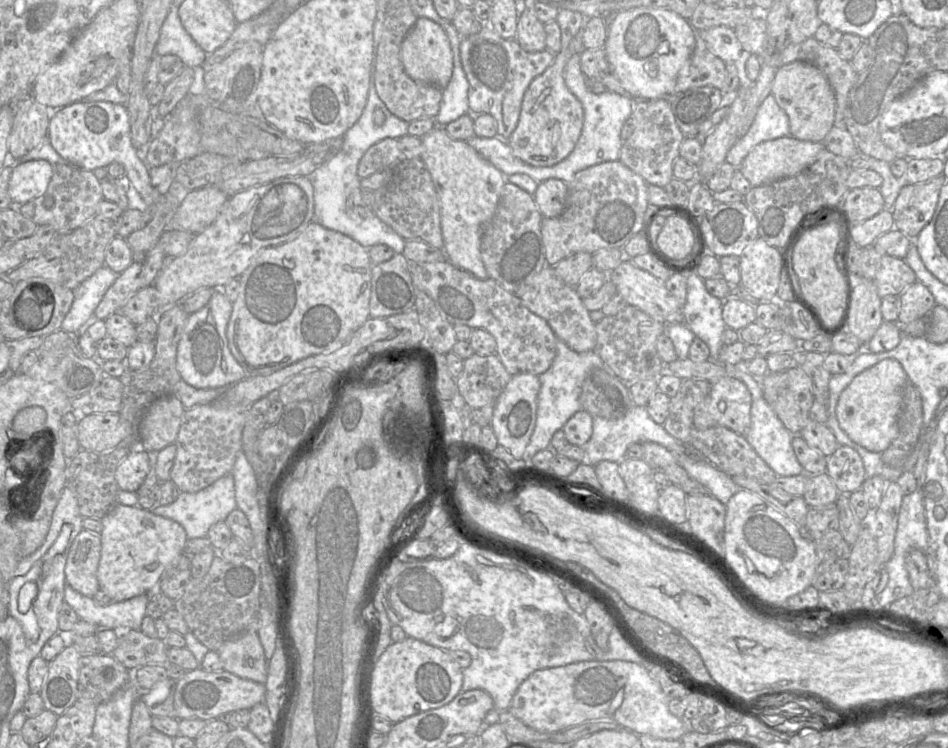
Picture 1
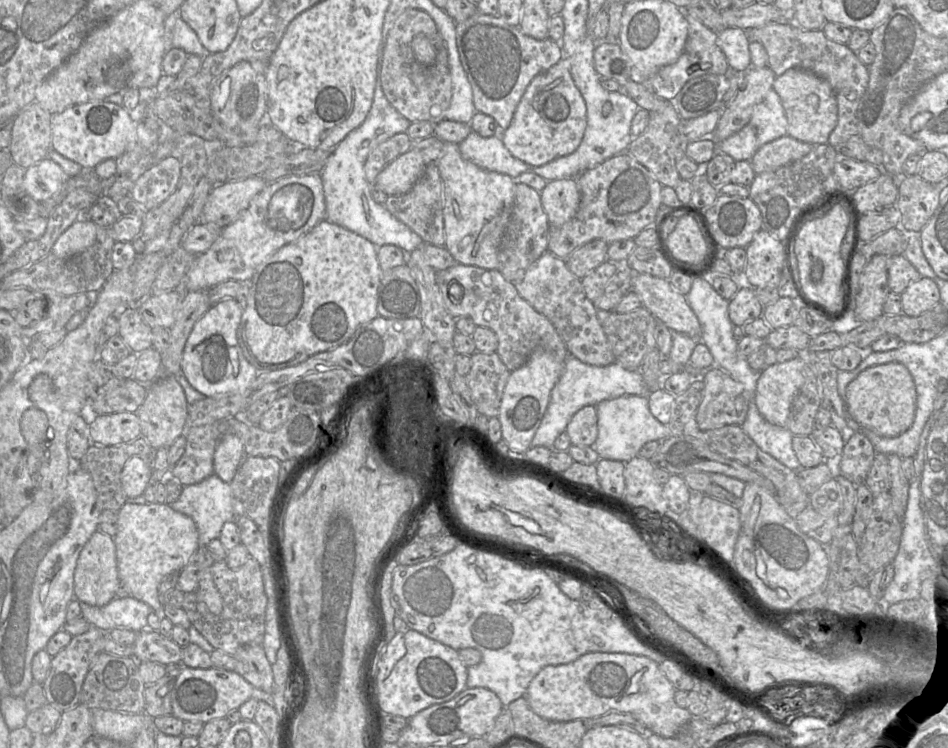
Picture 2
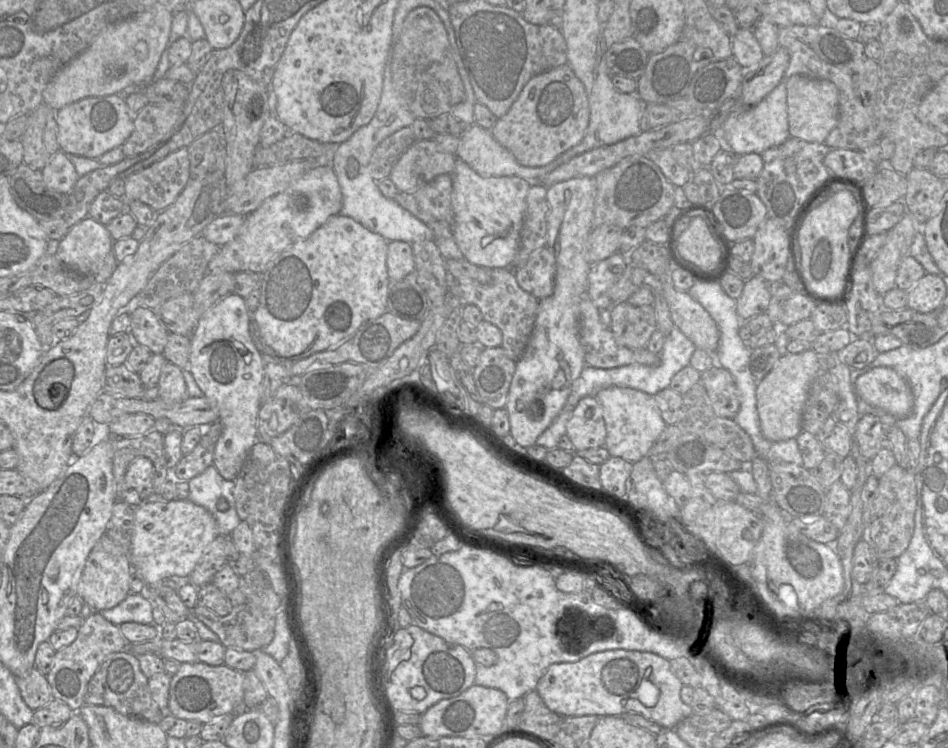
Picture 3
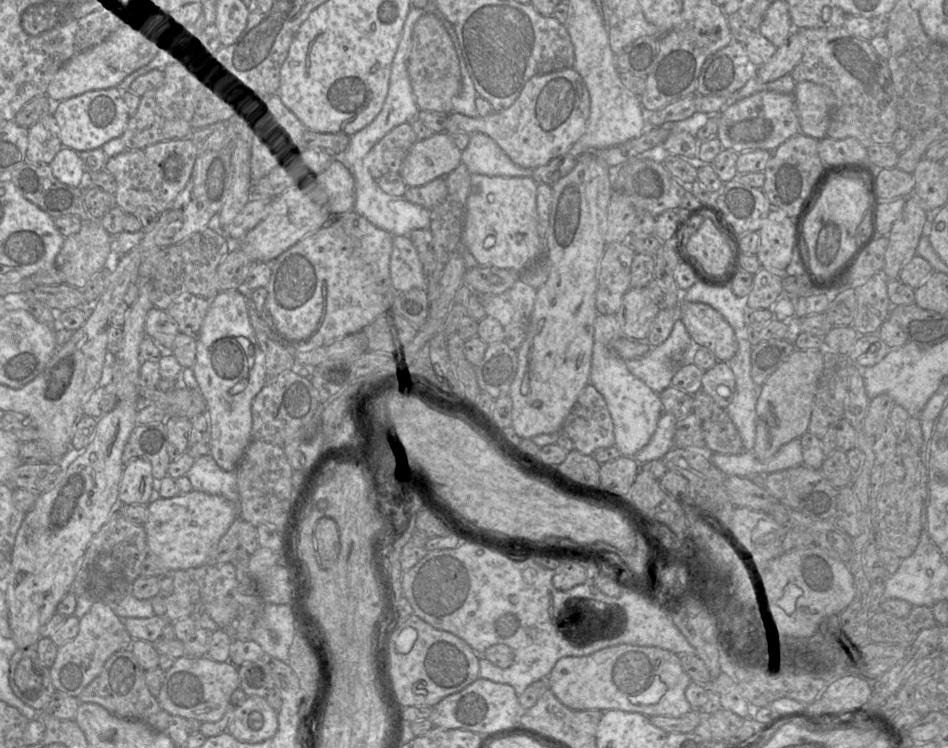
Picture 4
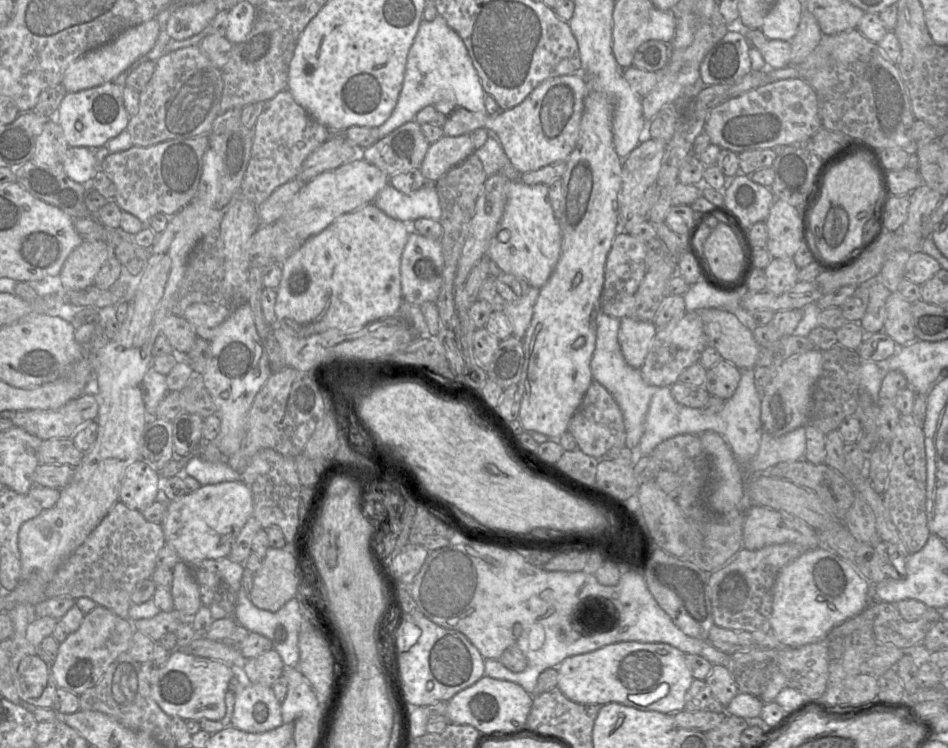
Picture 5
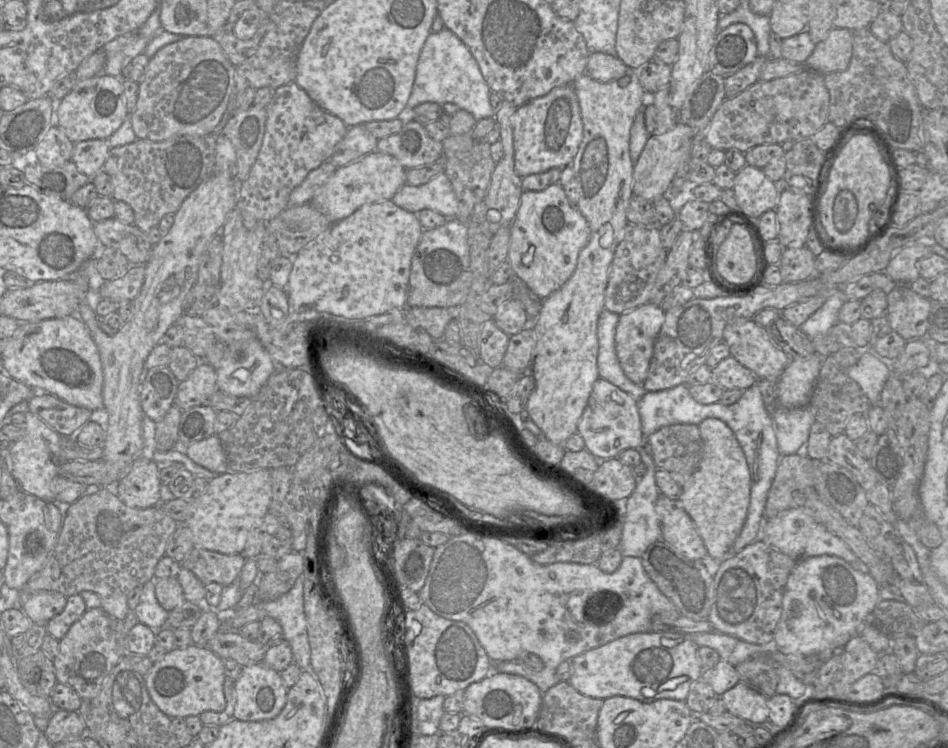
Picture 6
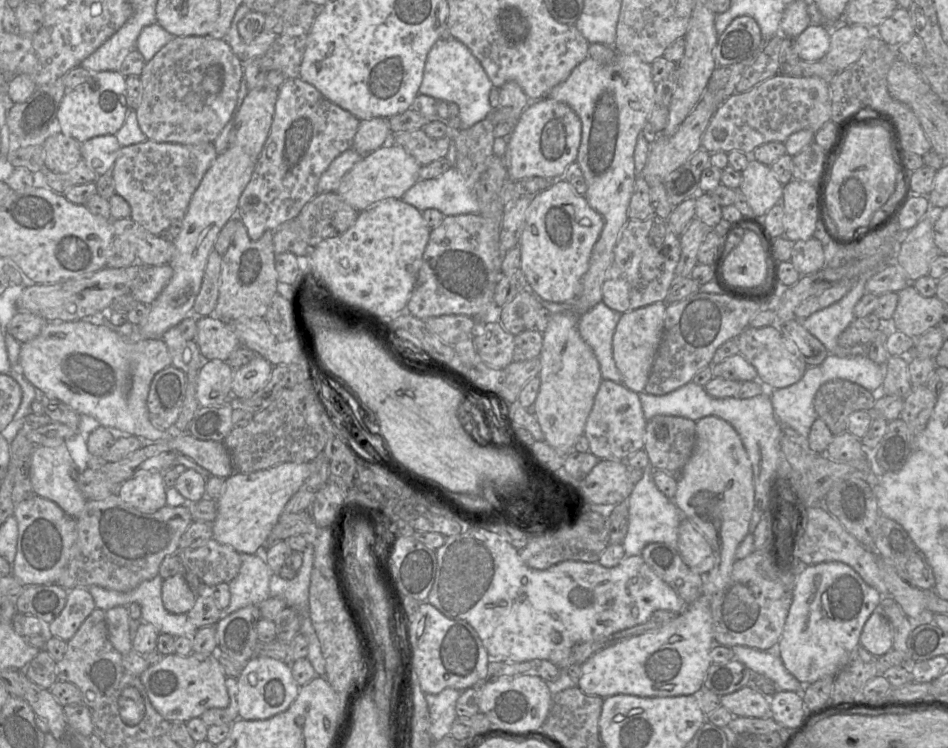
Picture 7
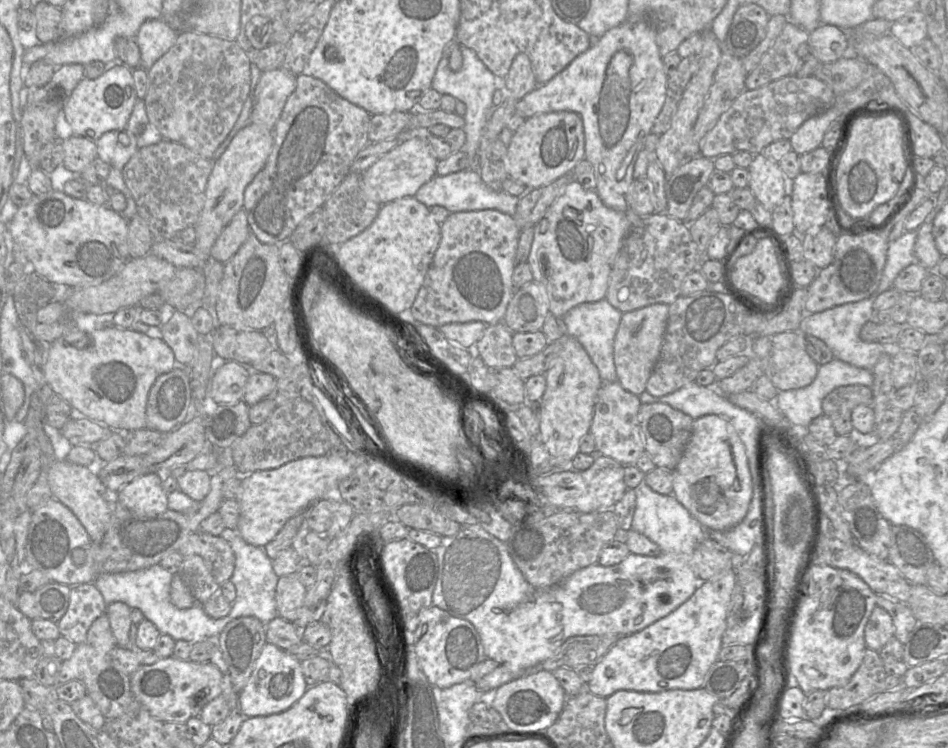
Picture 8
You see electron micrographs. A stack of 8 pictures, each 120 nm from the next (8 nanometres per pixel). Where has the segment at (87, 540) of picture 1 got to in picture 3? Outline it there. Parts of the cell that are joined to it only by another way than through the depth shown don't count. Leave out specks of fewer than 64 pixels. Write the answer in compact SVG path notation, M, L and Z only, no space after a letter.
M102 535L89 553L82 571L77 596L94 611L108 610L121 603L130 593L131 564L128 552Z

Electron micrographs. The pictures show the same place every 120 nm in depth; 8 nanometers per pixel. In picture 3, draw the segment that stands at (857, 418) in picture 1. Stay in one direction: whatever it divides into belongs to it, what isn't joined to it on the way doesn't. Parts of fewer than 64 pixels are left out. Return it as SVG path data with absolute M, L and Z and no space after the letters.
M879 366L860 375L854 390L857 397L871 406L888 411L894 417L905 417L913 410L911 388L892 368Z

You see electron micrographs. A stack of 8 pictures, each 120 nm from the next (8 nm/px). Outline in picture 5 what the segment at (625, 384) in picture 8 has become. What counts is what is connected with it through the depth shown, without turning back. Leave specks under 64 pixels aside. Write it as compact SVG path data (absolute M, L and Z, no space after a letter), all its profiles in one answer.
M629 316L620 319L618 341L625 361L641 369L657 332L652 321L638 321Z

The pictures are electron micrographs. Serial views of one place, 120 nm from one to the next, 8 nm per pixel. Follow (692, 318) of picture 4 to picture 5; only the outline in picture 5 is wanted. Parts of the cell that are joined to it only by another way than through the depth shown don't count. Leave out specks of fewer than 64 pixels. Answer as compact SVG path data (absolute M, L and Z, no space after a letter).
M704 308L695 310L699 313L707 345L714 347L722 358L739 369L753 369L761 351L761 346L754 338L752 331L747 328L737 316L724 309Z

